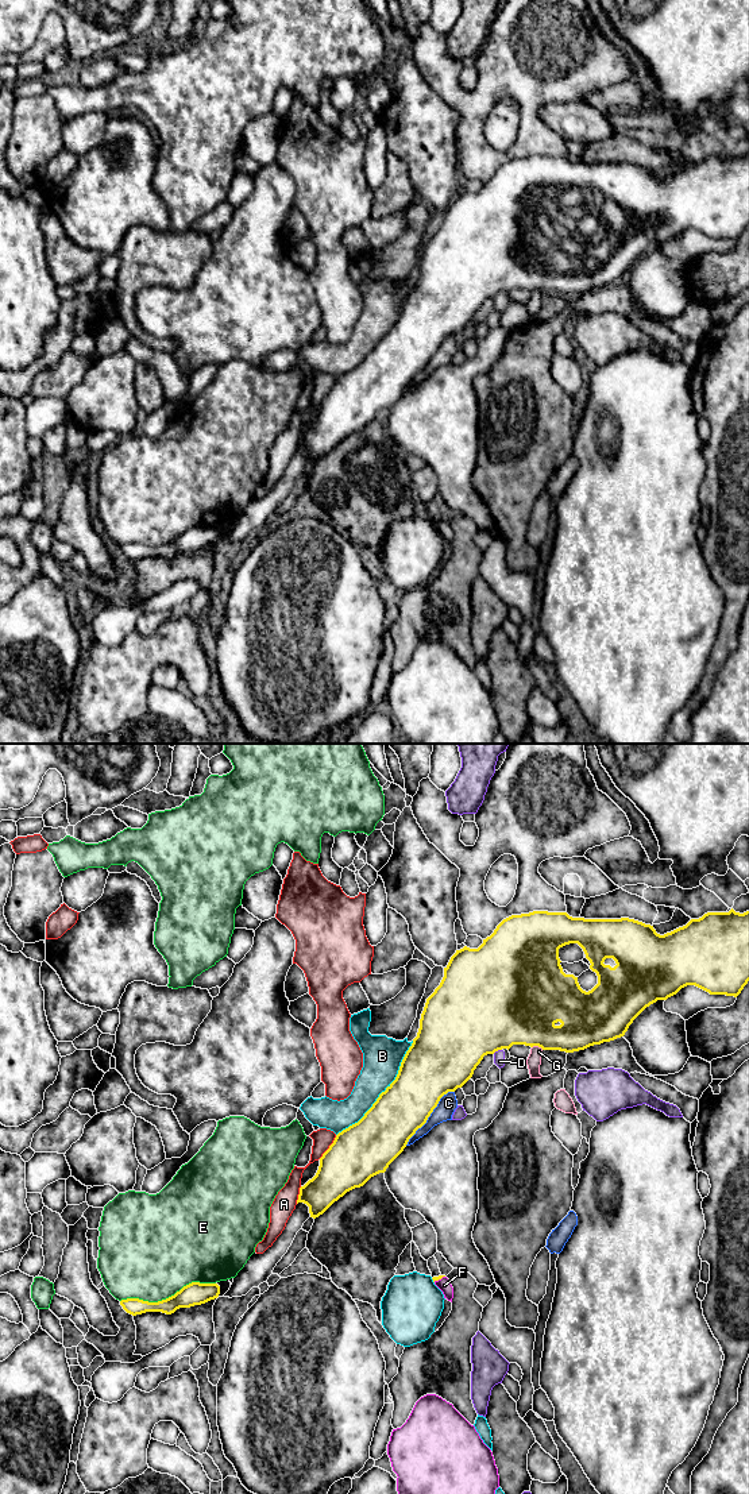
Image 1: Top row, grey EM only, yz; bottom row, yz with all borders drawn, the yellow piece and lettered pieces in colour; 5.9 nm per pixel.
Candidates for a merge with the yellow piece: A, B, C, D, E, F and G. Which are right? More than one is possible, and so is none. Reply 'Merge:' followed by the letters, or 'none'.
Merge: F

